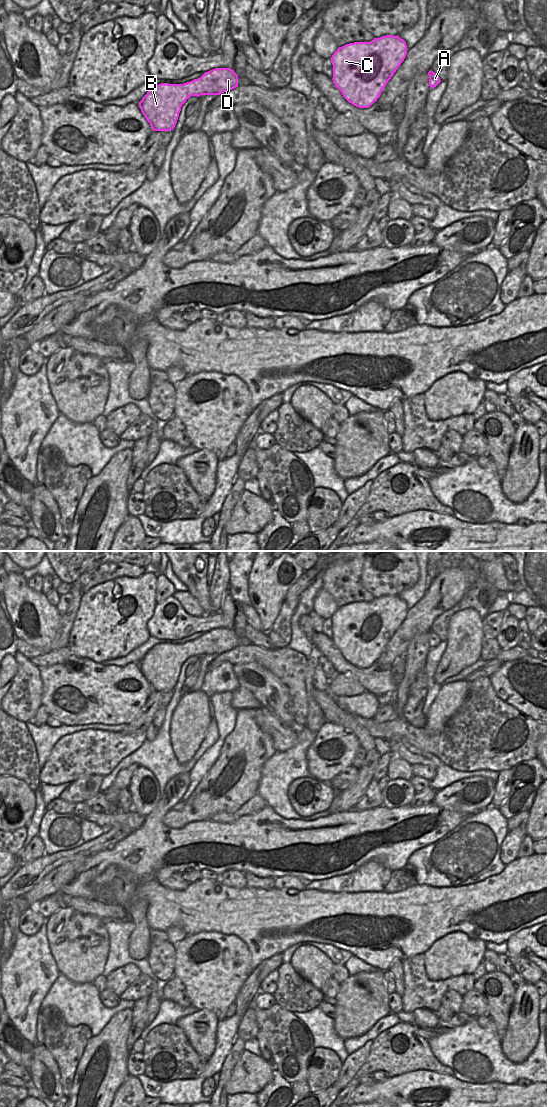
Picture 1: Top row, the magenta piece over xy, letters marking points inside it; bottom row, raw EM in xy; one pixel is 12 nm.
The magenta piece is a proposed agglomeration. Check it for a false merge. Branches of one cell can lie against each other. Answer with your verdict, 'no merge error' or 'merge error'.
no merge error

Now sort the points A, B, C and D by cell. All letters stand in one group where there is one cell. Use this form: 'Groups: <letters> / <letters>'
Groups: A B C D

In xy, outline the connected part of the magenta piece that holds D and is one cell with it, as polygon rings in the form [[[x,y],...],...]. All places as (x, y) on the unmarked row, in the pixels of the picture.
[[[215,628],[184,644],[161,643],[152,647],[139,667],[154,691],[174,689],[182,665],[191,656],[220,655],[238,647],[238,635],[230,628]]]

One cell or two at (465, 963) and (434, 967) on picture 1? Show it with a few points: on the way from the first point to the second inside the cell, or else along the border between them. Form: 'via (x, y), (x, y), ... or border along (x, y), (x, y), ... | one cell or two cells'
via (457, 963), (442, 963) | one cell

